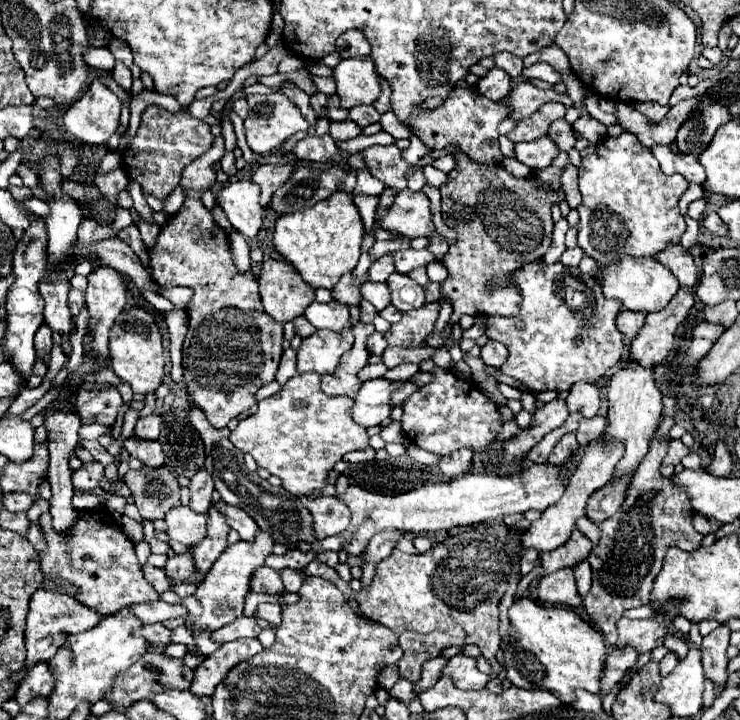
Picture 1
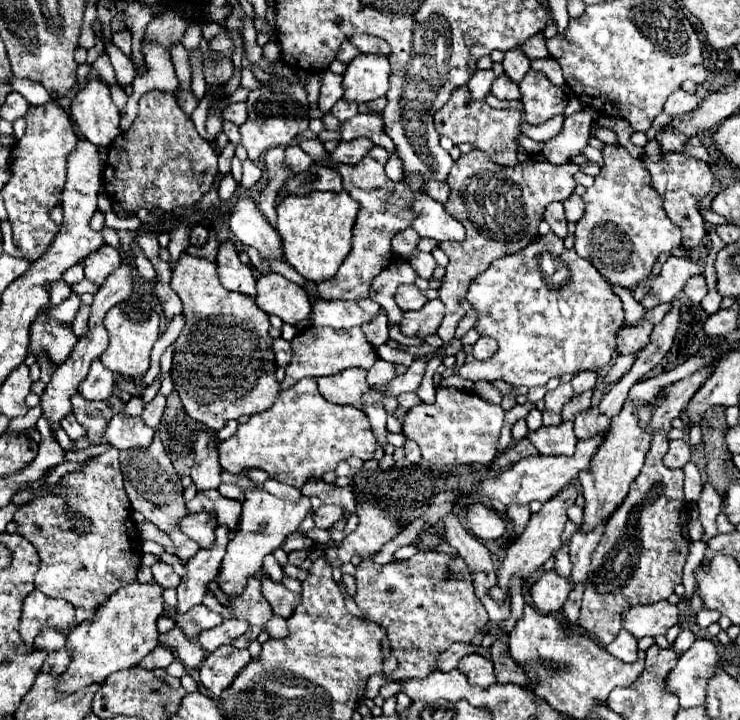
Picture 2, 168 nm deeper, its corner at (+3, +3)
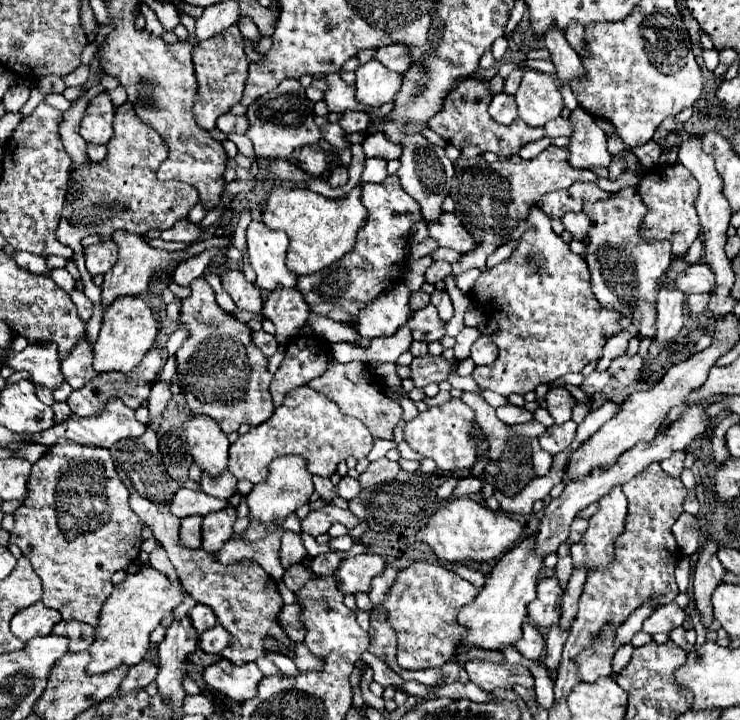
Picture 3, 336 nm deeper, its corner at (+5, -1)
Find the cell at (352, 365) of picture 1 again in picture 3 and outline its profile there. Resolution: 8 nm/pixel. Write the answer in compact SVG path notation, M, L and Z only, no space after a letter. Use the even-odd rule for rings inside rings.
M330 363L330 367L324 371L324 375L320 375L318 379L312 379L308 383L312 389L324 393L330 401L334 401L340 411L348 417L356 417L360 419L374 437L378 439L392 439L392 431L398 425L398 421L402 419L402 407L392 401L390 397L386 397L384 387L378 383L378 389L366 379L366 365L364 363Z

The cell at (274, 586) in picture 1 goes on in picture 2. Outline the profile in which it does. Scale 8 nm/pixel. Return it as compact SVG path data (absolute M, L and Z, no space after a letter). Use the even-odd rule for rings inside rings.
M268 575L262 577L262 595L272 605L274 613L282 615L282 617L290 617L292 611L296 609L296 605L300 603L300 595L298 593L288 591L282 583L276 583Z

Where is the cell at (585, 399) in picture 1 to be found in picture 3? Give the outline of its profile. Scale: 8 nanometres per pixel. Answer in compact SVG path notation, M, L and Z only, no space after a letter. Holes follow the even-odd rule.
M594 371L592 375L588 375L586 379L584 379L584 383L582 383L582 389L588 393L588 395L594 395L594 393L600 393L604 387L606 387L606 383L608 383L608 379L610 379L610 373L606 371L606 373L600 373L600 371Z

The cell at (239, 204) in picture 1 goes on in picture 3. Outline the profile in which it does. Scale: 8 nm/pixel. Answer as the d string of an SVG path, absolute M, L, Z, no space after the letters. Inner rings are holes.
M252 221L246 231L250 265L256 271L256 285L272 291L274 287L296 287L296 275L284 265L288 235L284 231L270 231L264 223Z

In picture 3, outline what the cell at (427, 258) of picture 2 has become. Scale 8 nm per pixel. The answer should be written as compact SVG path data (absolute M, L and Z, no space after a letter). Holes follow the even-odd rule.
M434 261L434 263L432 263L432 267L426 271L426 281L434 285L436 281L446 279L450 273L452 273L452 265L450 265L450 263L444 263L444 261Z

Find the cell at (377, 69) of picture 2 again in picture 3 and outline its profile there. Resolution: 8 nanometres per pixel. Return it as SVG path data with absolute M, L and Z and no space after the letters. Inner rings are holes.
M368 61L356 69L356 97L370 107L382 107L390 103L402 87L402 75L382 67L378 61Z

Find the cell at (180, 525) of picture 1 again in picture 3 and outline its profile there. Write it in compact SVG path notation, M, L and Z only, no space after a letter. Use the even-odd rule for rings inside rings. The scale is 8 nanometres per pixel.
M232 503L218 513L208 513L202 525L202 549L216 553L224 547L224 543L232 541L234 535L234 521L236 521L236 507Z

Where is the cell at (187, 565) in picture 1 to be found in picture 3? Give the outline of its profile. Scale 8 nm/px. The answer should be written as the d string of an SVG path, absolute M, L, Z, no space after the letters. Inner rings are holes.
M190 515L186 519L182 519L182 527L180 527L180 543L184 547L196 549L200 547L200 539L202 539L202 515Z

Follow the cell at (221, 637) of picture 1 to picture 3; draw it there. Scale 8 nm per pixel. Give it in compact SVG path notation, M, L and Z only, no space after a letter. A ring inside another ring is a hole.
M216 623L212 629L200 633L198 641L200 641L200 649L202 651L220 653L224 647L230 645L230 633L220 623Z

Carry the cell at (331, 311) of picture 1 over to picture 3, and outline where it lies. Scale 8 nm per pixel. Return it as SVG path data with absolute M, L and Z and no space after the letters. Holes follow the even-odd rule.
M398 283L392 289L384 291L360 311L356 331L368 339L394 335L408 323L412 315L408 299L410 291L404 283Z

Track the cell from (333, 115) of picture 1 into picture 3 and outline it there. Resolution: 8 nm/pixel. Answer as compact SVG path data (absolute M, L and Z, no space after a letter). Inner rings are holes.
M346 111L344 117L340 119L340 125L346 133L364 133L370 127L372 119L368 113L358 113L358 111Z

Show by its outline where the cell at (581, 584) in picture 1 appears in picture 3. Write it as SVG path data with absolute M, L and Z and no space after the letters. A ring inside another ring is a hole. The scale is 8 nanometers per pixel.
M558 625L550 627L548 639L546 639L546 657L544 657L544 665L550 673L550 679L556 679L556 671L558 671L558 663L560 663L560 655L562 655L562 647L566 643L568 631L562 631Z

